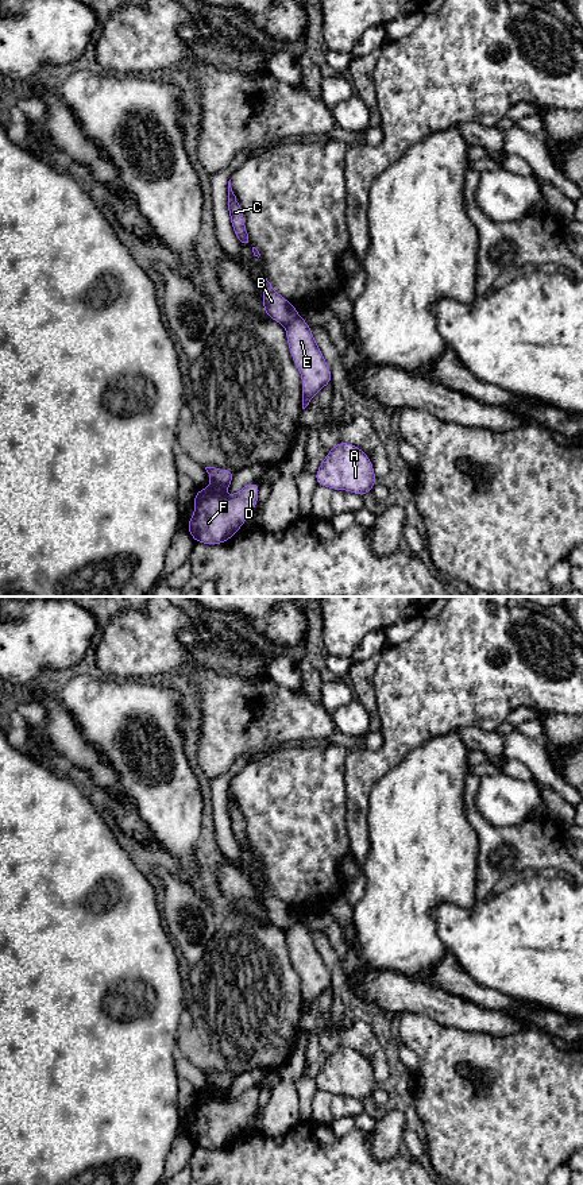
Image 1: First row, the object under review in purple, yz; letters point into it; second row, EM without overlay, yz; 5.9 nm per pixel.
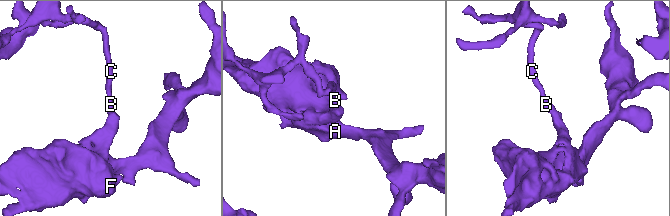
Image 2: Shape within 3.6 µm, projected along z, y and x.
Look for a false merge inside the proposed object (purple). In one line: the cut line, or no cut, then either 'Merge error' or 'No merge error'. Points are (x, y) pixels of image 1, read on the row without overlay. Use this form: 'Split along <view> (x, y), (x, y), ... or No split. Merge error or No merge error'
Split along yz (297, 919), (285, 930). Merge error

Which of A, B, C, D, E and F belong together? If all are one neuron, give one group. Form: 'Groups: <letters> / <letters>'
Groups: A D E F / B C

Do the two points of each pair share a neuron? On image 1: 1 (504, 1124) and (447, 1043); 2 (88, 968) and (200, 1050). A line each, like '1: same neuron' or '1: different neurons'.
1: same neuron
2: different neurons

